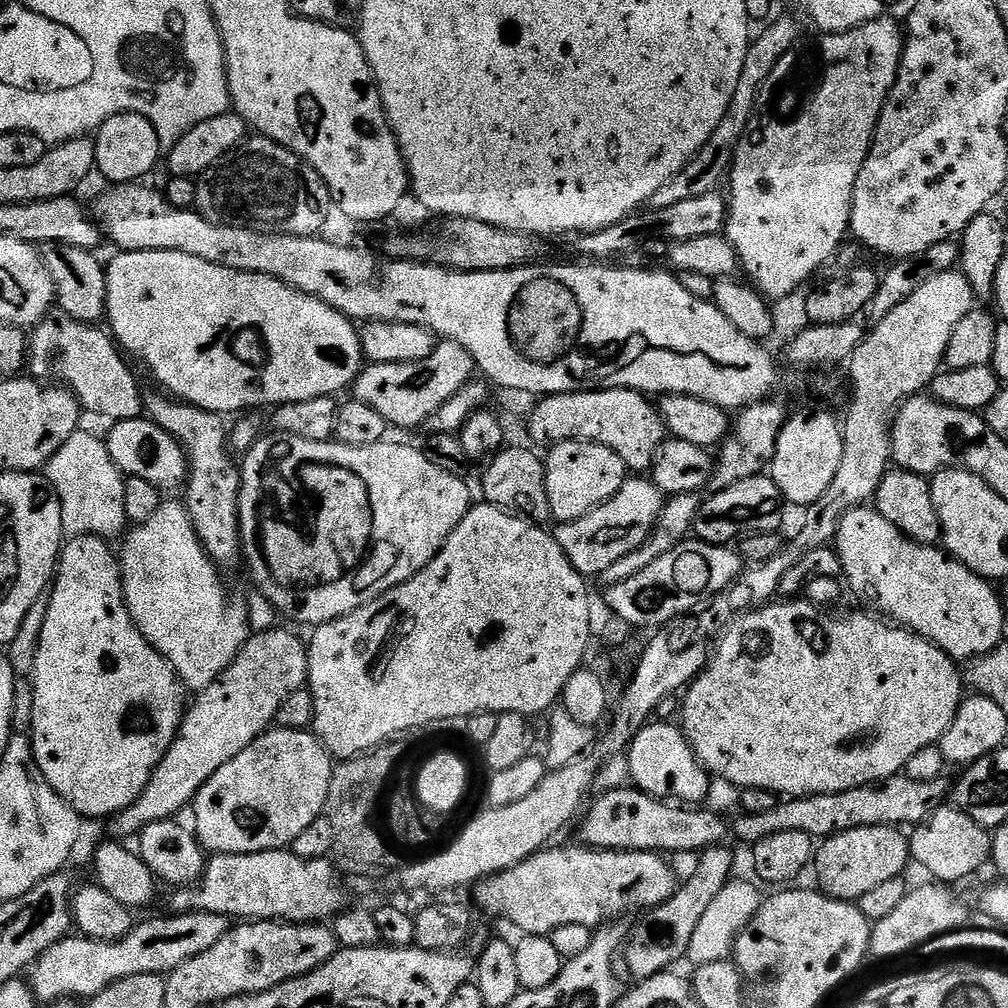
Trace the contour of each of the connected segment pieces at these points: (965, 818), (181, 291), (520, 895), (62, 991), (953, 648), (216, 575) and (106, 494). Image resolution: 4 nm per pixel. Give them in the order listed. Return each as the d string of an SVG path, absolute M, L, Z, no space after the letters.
M955 806L939 808L922 824L915 825L910 836L910 856L929 872L931 879L943 882L948 876L967 881L983 864L992 858L992 838L989 829L983 828L974 818Z
M120 250L115 254L117 256L112 261L107 261L106 264L107 327L117 345L129 357L137 356L138 359L144 360L145 366L156 375L155 383L169 396L175 396L176 399L183 400L185 404L193 404L207 412L240 414L245 410L264 410L260 408L266 407L265 409L267 409L269 406L289 404L290 402L306 402L310 398L335 397L336 392L342 391L343 388L344 391L351 389L352 385L356 383L356 376L365 363L364 352L360 348L360 334L357 325L338 310L331 308L326 302L313 296L307 296L304 292L299 292L296 288L283 284L282 281L275 280L272 276L239 272L230 270L226 266L214 266L214 262L206 262L202 258L194 258L190 254L167 252L166 250L142 250L141 252Z
M587 846L580 848L545 847L542 852L535 852L518 866L497 876L489 876L475 885L476 900L492 916L501 916L509 920L526 936L551 937L558 926L586 926L597 929L613 918L620 918L623 912L631 908L651 910L666 902L676 893L678 879L672 873L663 855L655 852L617 852L615 850L597 850Z
M182 912L168 914L168 917L160 916L157 920L144 920L137 923L120 940L89 940L83 934L72 934L63 940L59 940L50 950L46 950L36 959L36 963L30 969L30 985L37 1001L53 1002L68 998L91 998L99 995L104 988L132 975L167 974L178 966L190 962L190 958L198 958L198 954L206 954L210 946L222 942L222 938L228 933L230 927L229 917L222 914L210 914L209 912Z
M861 506L845 514L836 531L834 547L840 555L843 579L848 579L849 586L862 599L869 600L874 607L881 608L884 612L889 612L893 621L937 644L953 660L972 662L1005 643L1004 604L1000 601L999 594L992 589L995 587L948 555L943 547L920 544L900 532L898 526L887 521L875 507Z
M165 499L161 502L158 510L154 510L154 515L146 518L146 522L135 525L123 537L122 543L124 543L124 549L119 549L118 559L120 561L120 575L124 577L124 601L130 610L130 618L138 626L138 630L144 635L146 642L150 642L150 646L154 646L154 650L158 650L158 654L162 654L162 658L166 658L166 662L170 662L170 666L179 676L180 682L184 685L185 689L192 691L193 688L193 693L196 694L203 692L206 686L210 686L231 666L234 658L240 653L241 646L248 641L250 629L248 627L247 603L243 599L228 600L228 592L224 589L223 578L225 579L225 577L222 575L221 569L217 568L216 563L206 554L206 550L202 546L194 526L190 522L188 509L184 507L179 499Z
M77 430L73 436L66 438L66 442L62 442L58 454L54 454L54 458L50 458L46 465L47 478L58 494L62 506L64 535L68 538L73 536L123 537L130 524L130 521L126 518L126 498L124 497L126 477L114 462L114 458L110 458L107 443L101 437L99 440L94 433L84 431Z

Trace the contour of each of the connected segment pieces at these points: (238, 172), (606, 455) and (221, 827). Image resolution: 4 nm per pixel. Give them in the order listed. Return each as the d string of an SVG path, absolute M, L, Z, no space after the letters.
M263 138L245 139L233 152L226 154L210 170L198 178L196 208L201 216L215 224L229 224L239 228L253 228L259 232L273 232L279 236L316 236L328 220L328 211L333 211L332 195L326 182L295 152L273 140Z
M563 440L547 449L548 456L544 460L546 474L546 498L550 498L552 520L568 524L571 520L590 514L598 506L602 506L618 490L622 490L625 480L629 479L630 470L610 450L601 444L585 440Z
M277 727L259 736L254 743L246 746L242 754L230 758L222 770L209 778L196 795L196 828L194 835L200 847L208 854L254 854L287 849L324 812L328 800L330 778L334 767L324 745L311 731L290 730Z

